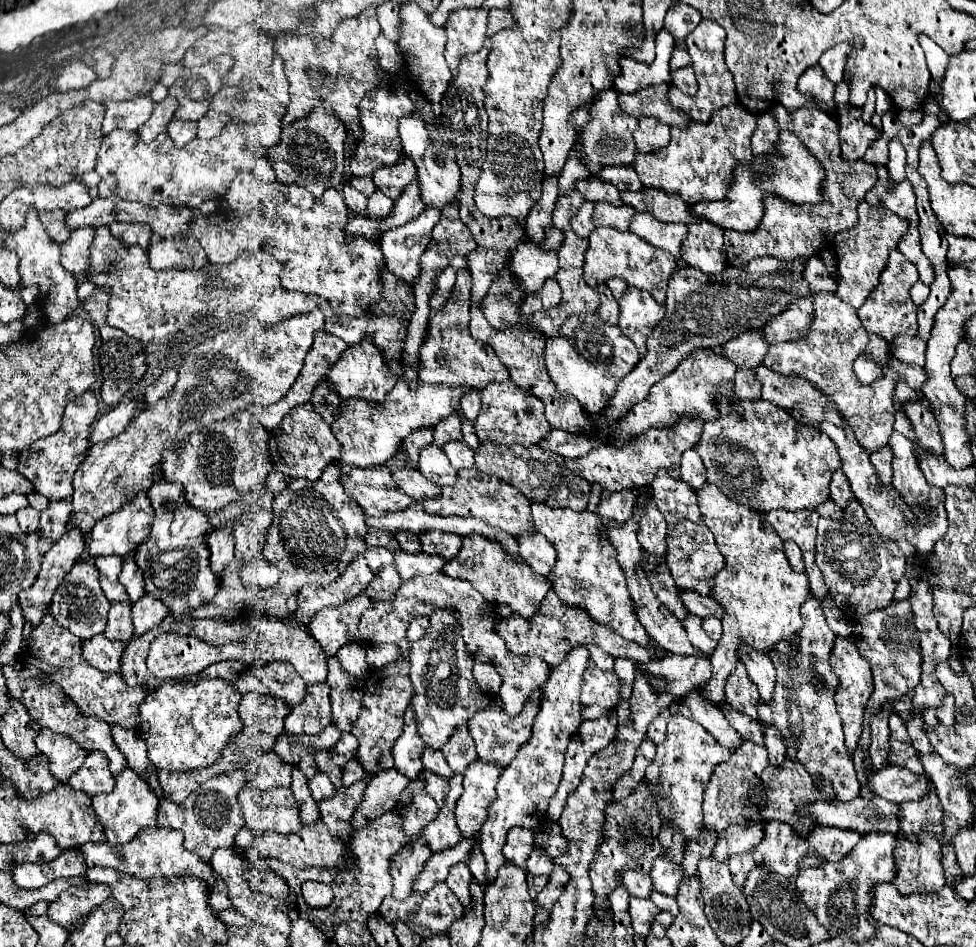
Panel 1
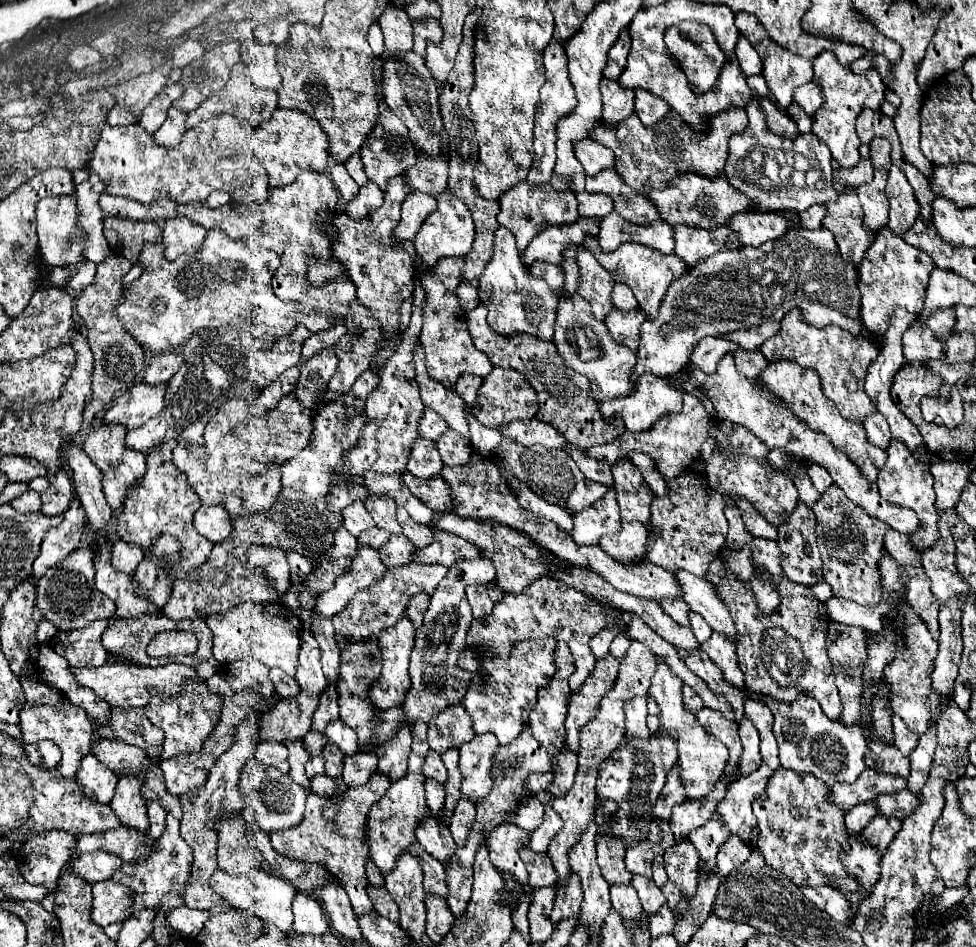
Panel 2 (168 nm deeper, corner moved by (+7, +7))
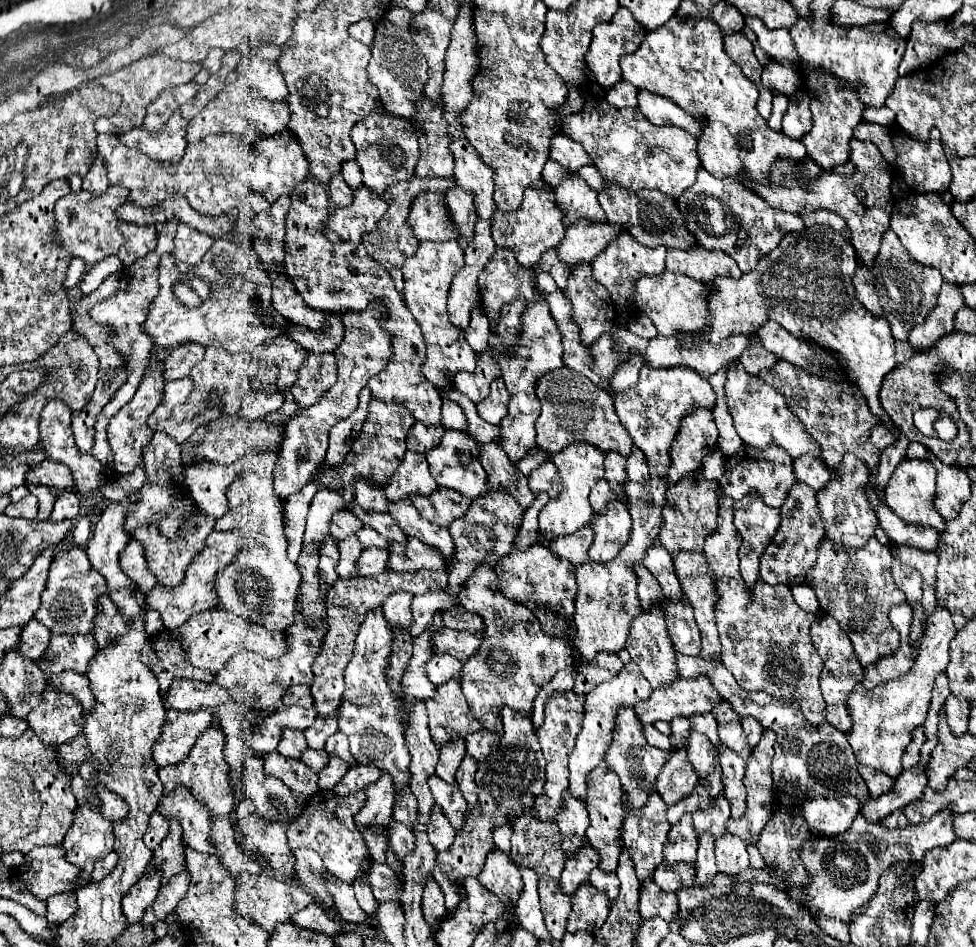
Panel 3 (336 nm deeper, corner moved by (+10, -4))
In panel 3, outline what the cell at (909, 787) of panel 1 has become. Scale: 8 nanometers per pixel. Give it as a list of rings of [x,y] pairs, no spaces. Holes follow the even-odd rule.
[[[845,795],[841,799],[807,799],[803,811],[809,827],[819,835],[841,835],[859,815],[861,799],[855,795]]]

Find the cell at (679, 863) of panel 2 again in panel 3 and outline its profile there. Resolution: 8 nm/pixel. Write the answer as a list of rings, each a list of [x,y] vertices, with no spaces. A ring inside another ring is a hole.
[[[683,815],[679,823],[675,823],[669,831],[669,841],[665,843],[665,863],[677,865],[687,863],[693,865],[697,855],[697,837],[693,831],[691,815]]]

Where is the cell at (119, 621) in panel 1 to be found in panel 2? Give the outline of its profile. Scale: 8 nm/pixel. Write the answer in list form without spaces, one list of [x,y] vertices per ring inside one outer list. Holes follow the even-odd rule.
[[[106,538],[96,548],[94,566],[96,566],[96,588],[114,600],[116,604],[116,616],[118,618],[136,618],[142,614],[162,614],[160,608],[156,608],[152,602],[148,602],[144,596],[140,596],[134,590],[134,576],[128,576],[124,572],[118,572],[112,568],[110,562],[110,548],[112,540]]]

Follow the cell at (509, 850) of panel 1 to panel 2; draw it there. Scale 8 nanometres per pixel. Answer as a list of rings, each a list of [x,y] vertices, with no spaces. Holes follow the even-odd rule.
[[[502,824],[494,828],[486,838],[486,848],[494,868],[502,874],[504,872],[514,874],[522,886],[528,886],[528,872],[518,856],[518,846],[526,844],[528,838],[530,834],[514,824]]]

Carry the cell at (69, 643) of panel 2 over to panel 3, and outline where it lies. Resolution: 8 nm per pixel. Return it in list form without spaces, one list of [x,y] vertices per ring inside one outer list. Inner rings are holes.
[[[91,633],[89,635],[53,635],[45,655],[39,659],[39,667],[45,673],[61,673],[61,671],[71,669],[85,675],[95,653],[97,653],[97,643]]]

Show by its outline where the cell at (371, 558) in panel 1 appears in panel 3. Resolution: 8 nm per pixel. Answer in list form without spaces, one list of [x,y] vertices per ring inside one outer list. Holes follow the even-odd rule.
[[[363,527],[361,531],[357,531],[357,537],[361,541],[363,547],[387,547],[387,539],[381,539],[381,535],[377,535],[377,531],[373,531],[371,527]]]

